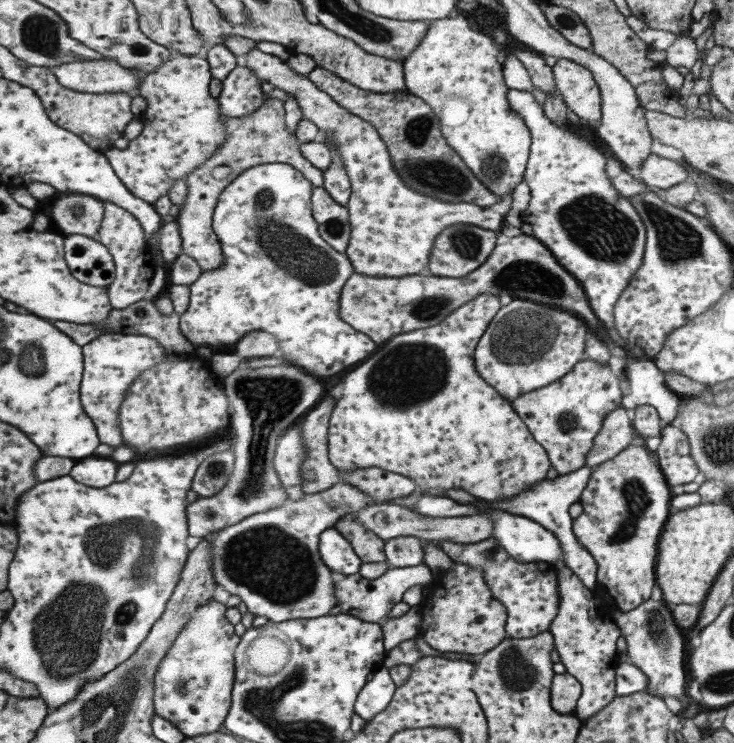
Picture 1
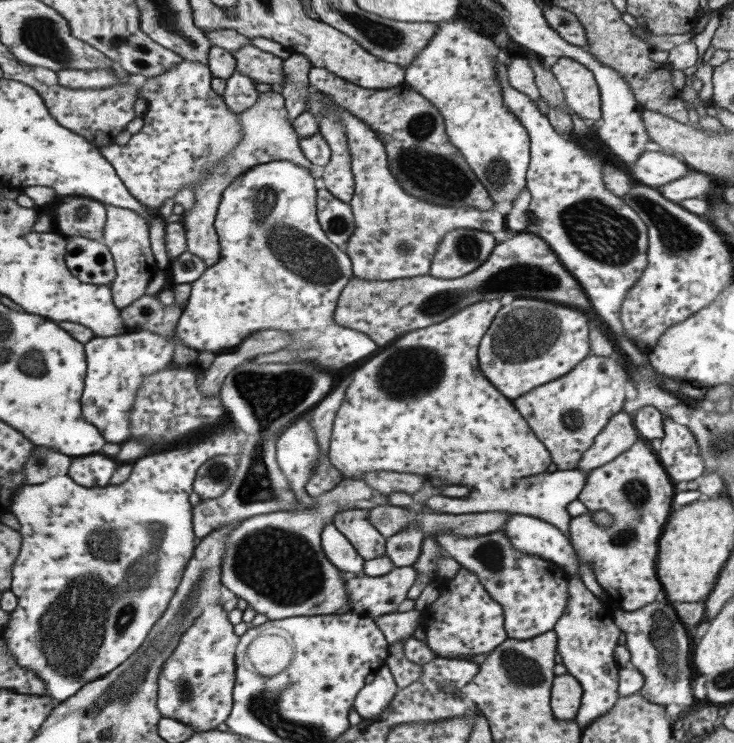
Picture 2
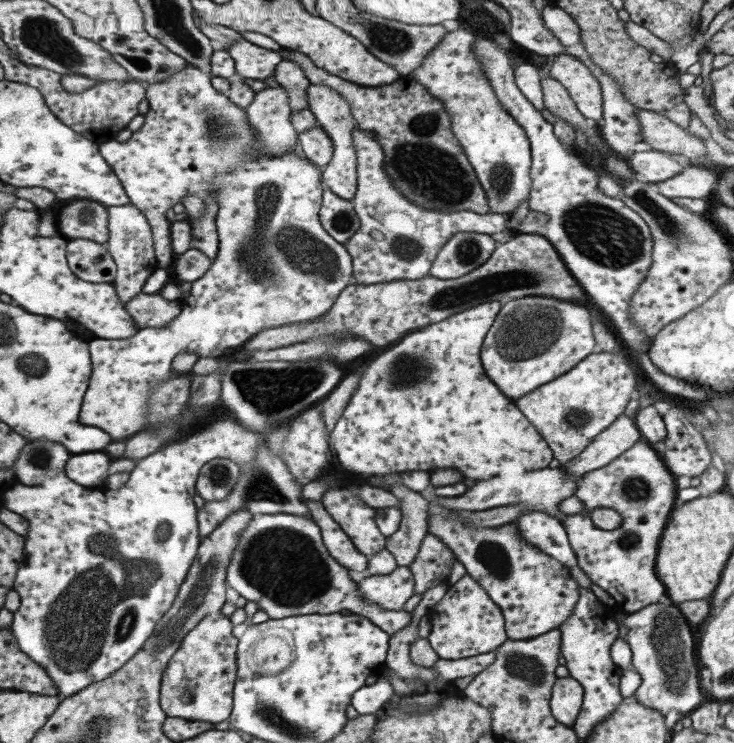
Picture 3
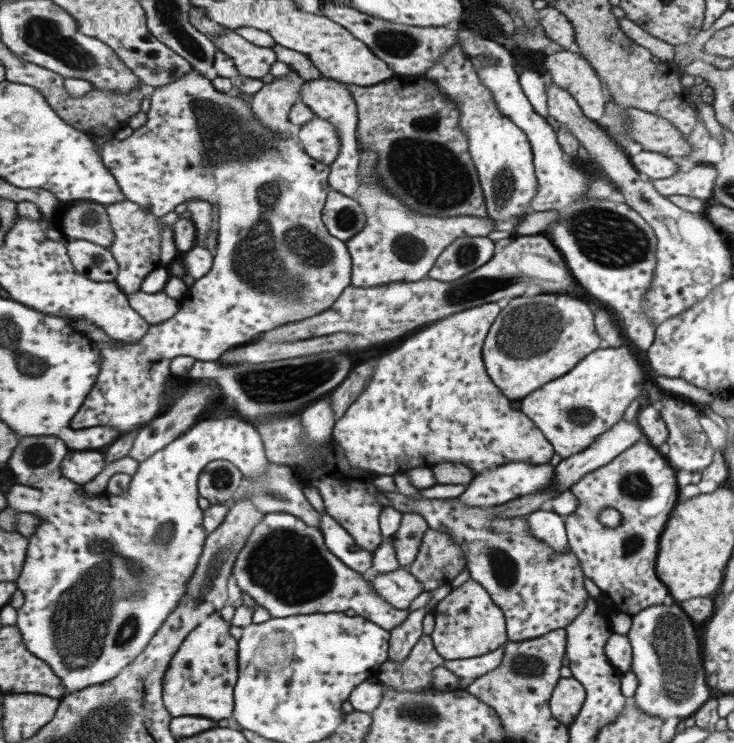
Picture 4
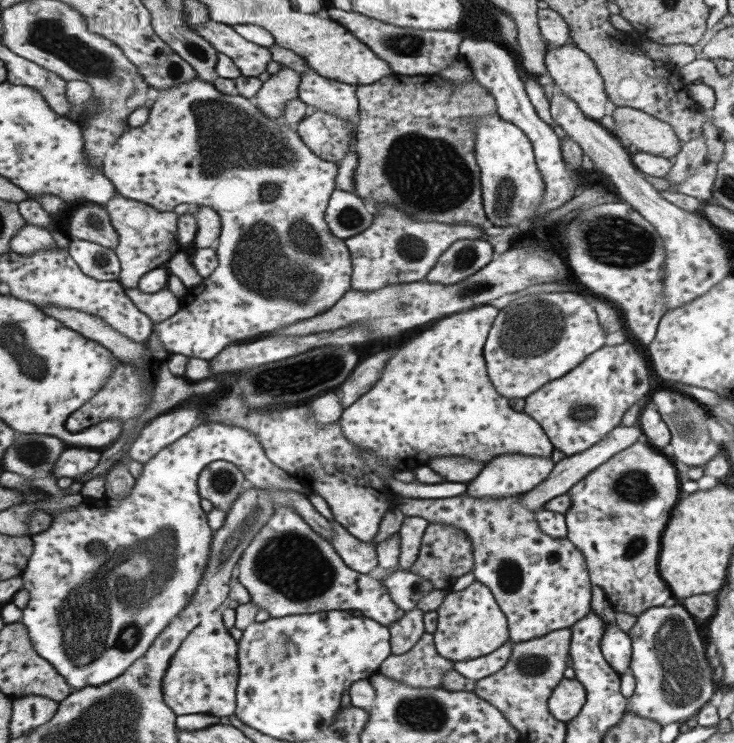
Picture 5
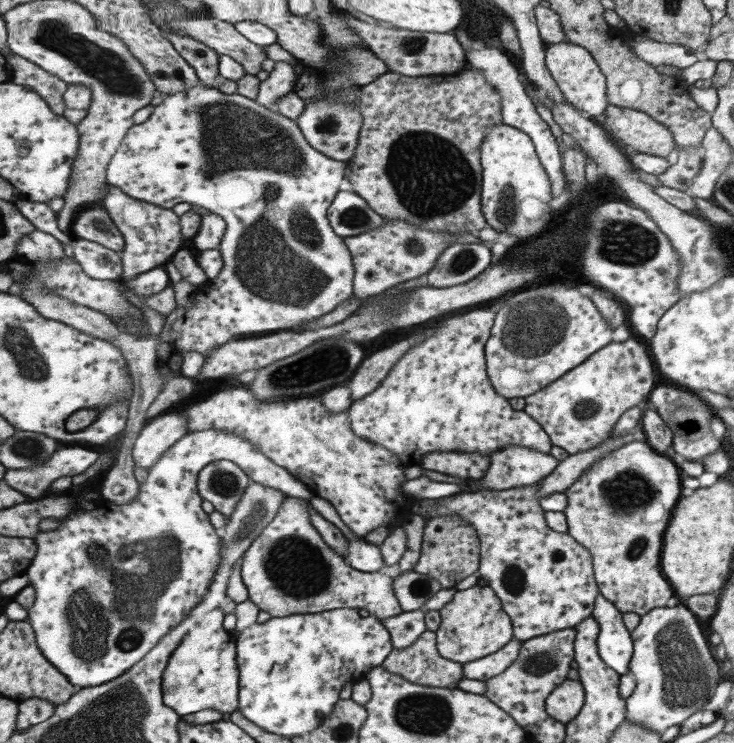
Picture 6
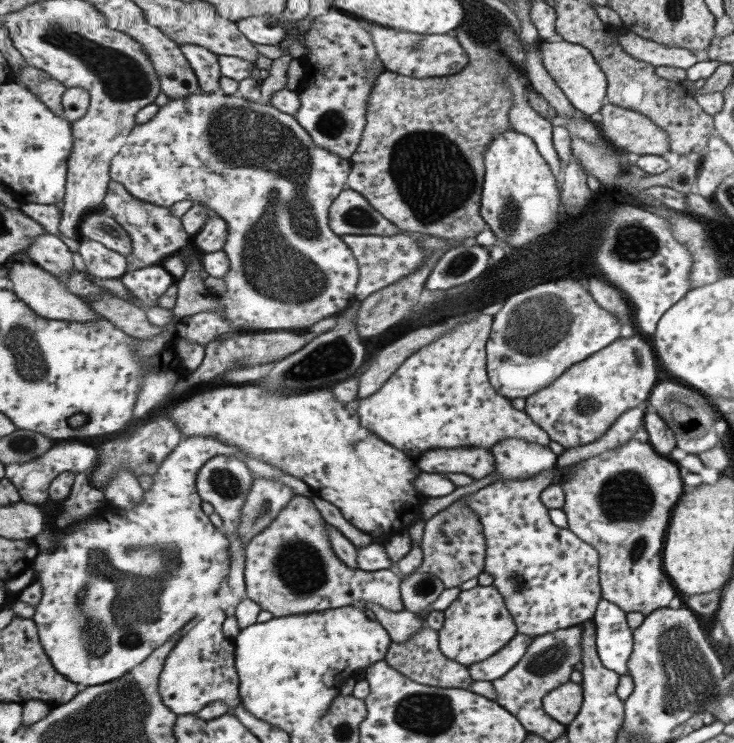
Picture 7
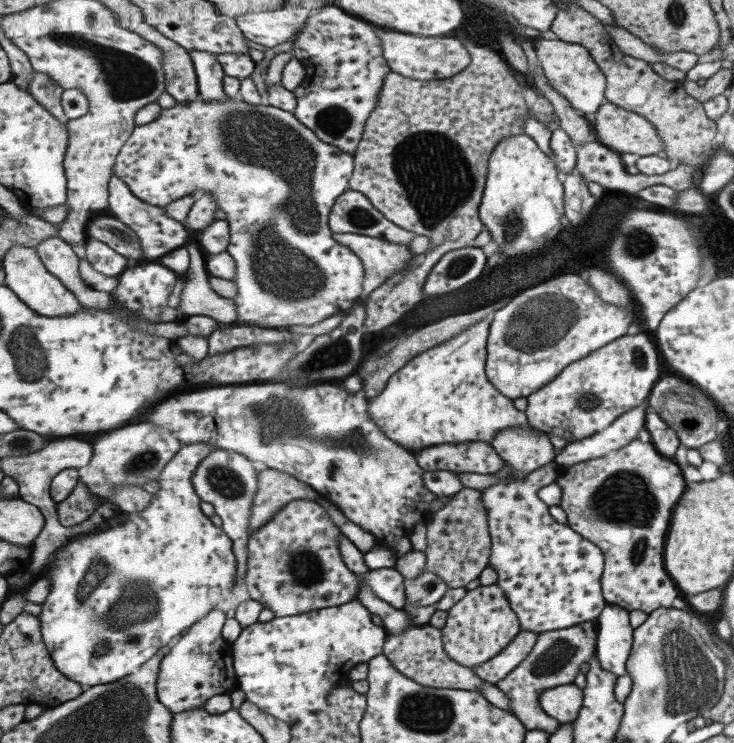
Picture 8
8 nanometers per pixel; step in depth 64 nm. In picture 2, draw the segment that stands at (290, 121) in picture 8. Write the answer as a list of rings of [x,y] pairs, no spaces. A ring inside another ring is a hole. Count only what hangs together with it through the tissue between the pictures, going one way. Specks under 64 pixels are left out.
[[[187,59],[159,76],[147,78],[139,89],[140,97],[147,102],[141,132],[132,135],[127,146],[115,142],[101,148],[133,196],[149,207],[151,245],[158,266],[163,269],[171,263],[166,246],[169,220],[161,216],[159,208],[167,198],[175,200],[181,189],[195,186],[213,167],[219,170],[221,159],[240,146],[244,138],[241,113],[259,100],[257,81],[239,70],[226,80],[225,94],[216,92],[212,79],[209,64]],[[275,160],[257,164],[245,170],[241,176],[225,189],[216,218],[216,229],[222,247],[221,261],[208,267],[204,276],[192,284],[192,293],[183,311],[173,338],[149,332],[127,332],[117,336],[95,337],[85,345],[88,356],[88,376],[84,389],[84,417],[97,424],[105,440],[122,445],[133,434],[133,407],[137,392],[149,376],[165,370],[174,362],[179,343],[201,351],[220,354],[224,348],[236,348],[257,331],[281,330],[289,332],[293,341],[287,350],[305,350],[301,360],[317,364],[327,372],[343,370],[367,356],[371,356],[379,345],[361,331],[356,331],[336,322],[336,311],[340,296],[353,280],[352,258],[345,249],[338,248],[329,240],[319,218],[320,188],[317,178],[309,168],[303,168],[289,160]]]

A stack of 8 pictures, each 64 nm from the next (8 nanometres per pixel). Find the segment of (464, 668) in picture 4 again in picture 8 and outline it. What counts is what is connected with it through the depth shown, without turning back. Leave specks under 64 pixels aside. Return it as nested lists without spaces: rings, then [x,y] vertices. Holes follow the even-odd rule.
[[[522,630],[513,639],[505,650],[493,657],[489,662],[474,667],[477,676],[481,676],[485,682],[497,684],[503,680],[529,656],[533,647],[537,644],[539,633]]]

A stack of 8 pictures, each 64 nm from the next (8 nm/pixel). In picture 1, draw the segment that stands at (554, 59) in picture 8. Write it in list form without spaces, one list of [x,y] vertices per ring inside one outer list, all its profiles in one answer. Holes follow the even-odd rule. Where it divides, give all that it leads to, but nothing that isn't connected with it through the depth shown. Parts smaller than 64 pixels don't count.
[[[559,59],[553,66],[557,88],[559,88],[562,97],[567,106],[581,118],[582,122],[591,123],[599,120],[599,85],[589,69],[584,65],[577,64],[571,59]]]

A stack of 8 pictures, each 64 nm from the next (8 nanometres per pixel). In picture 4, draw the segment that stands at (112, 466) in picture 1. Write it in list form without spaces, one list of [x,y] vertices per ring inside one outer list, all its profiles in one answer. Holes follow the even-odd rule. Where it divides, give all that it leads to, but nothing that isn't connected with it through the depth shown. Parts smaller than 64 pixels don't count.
[[[70,451],[61,462],[61,476],[69,477],[77,484],[89,484],[95,480],[105,468],[107,459],[104,452]]]

